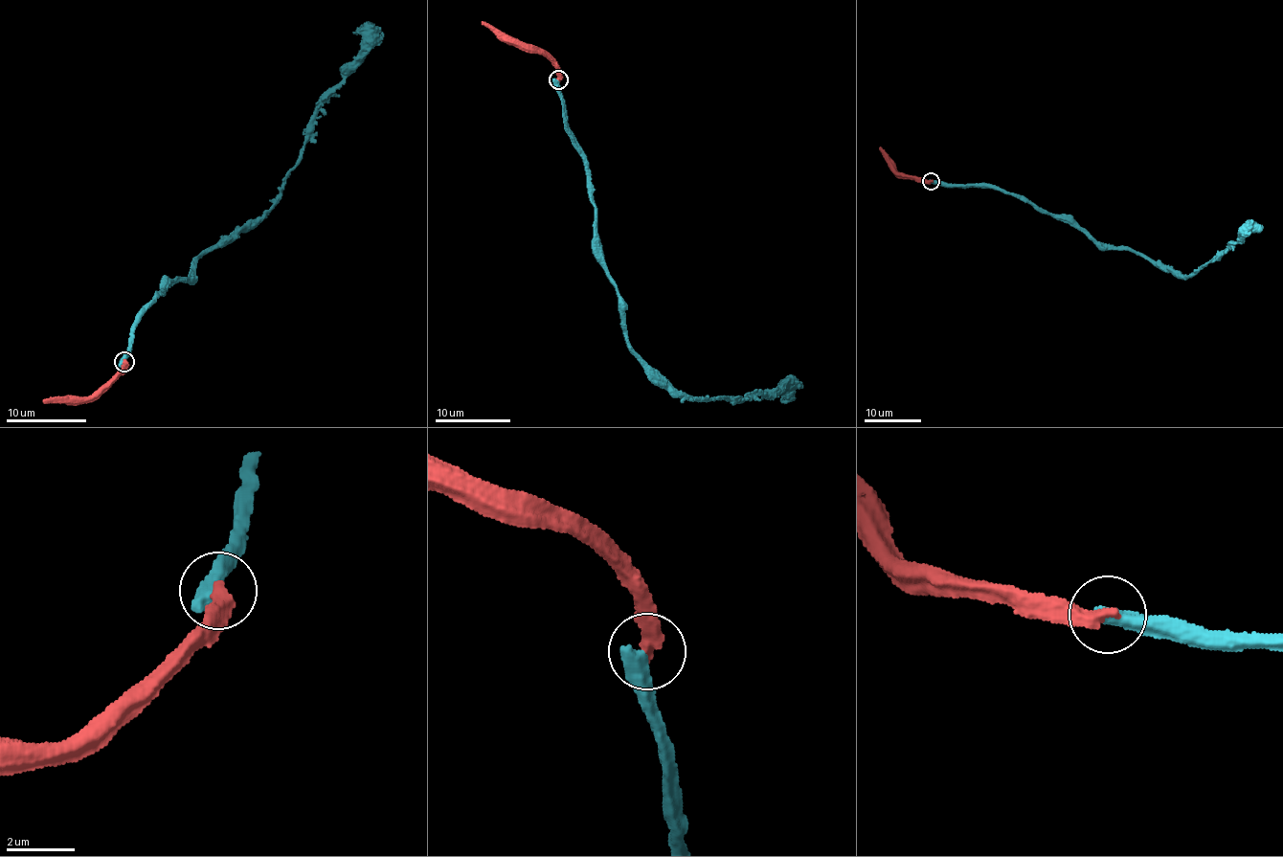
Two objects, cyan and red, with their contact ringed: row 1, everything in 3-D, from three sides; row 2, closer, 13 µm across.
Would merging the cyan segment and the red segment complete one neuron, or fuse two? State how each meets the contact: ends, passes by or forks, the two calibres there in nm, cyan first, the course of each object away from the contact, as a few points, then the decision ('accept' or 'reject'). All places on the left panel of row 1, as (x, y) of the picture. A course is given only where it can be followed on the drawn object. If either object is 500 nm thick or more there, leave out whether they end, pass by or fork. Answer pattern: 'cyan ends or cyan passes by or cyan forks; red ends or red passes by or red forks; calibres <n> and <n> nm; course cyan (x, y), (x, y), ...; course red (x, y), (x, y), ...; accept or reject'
calibres 550 and 400 nm; course cyan (123, 362), (163, 278), (193, 277), (195, 256), (258, 223), (369, 22); course red (125, 362), (125, 372), (107, 381), (93, 394), (42, 399); reject

